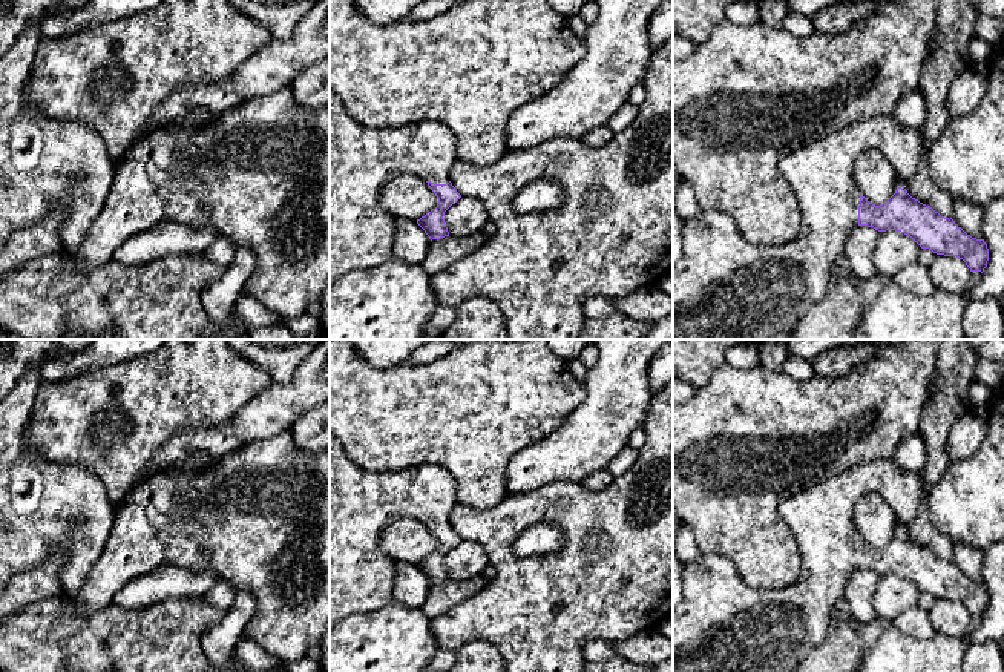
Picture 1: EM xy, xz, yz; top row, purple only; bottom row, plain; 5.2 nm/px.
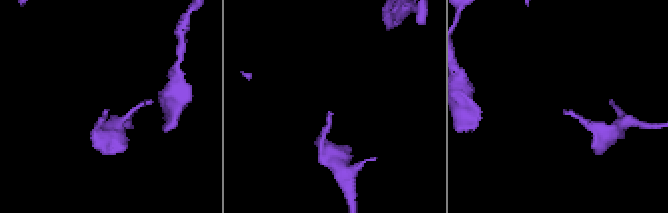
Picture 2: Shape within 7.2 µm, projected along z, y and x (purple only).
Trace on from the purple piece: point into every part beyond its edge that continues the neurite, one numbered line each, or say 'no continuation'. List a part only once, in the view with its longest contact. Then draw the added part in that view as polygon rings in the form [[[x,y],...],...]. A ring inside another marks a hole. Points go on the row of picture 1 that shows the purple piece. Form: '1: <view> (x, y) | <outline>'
1: yz (722, 287) | [[[883,115],[826,133],[779,160],[779,170],[792,187],[802,210],[800,232],[785,245],[751,247],[731,216],[720,210],[702,209],[697,216],[682,221],[682,255],[673,264],[673,339],[771,339],[776,334],[792,334],[802,319],[825,299],[834,264],[845,253],[848,233],[858,226],[861,195],[854,169],[858,155],[868,149],[881,150],[894,169],[910,180],[921,158],[923,137],[920,129],[903,127],[894,115]]]

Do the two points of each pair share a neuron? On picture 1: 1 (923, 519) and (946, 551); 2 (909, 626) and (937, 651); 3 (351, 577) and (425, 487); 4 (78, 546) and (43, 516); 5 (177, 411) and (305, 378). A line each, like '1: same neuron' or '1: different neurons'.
1: same neuron
2: different neurons
3: same neuron
4: same neuron
5: different neurons

